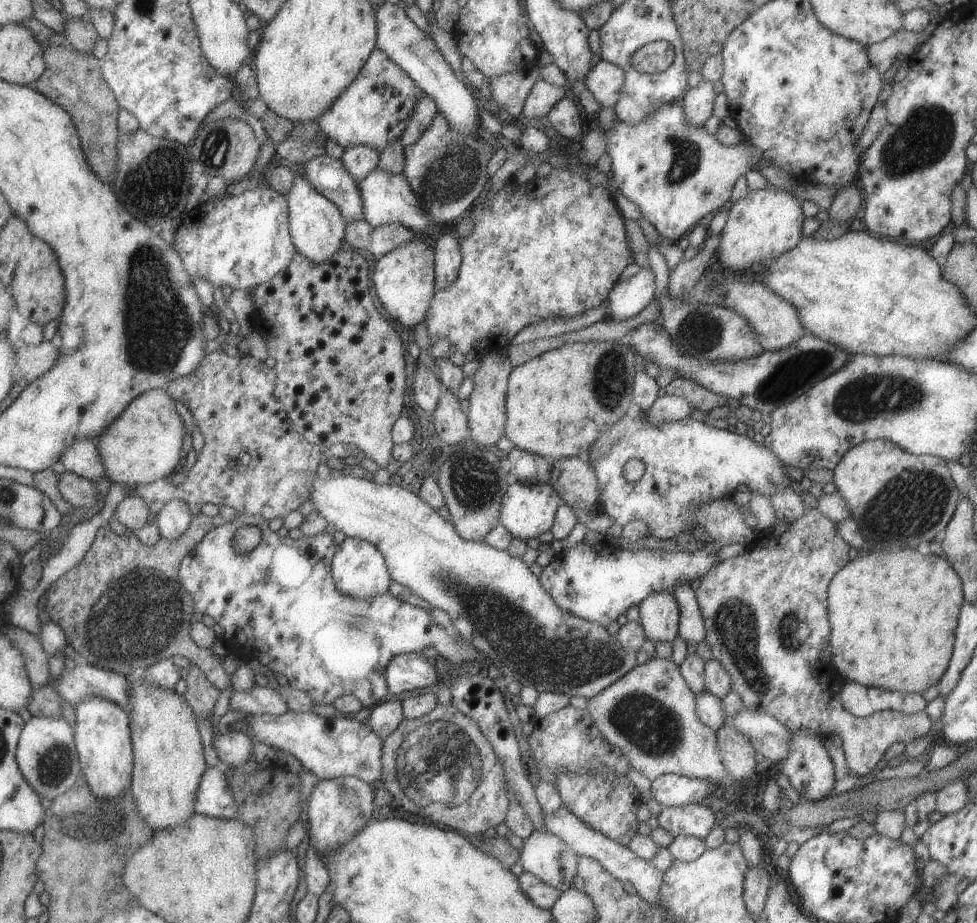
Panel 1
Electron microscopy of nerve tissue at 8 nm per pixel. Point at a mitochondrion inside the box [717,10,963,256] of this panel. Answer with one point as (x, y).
(925, 138)

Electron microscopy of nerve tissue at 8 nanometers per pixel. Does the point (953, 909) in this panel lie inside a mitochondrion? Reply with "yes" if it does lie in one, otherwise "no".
no

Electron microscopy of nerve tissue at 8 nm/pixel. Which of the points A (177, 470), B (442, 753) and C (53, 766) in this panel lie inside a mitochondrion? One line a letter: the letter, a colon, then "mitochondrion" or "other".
A: other
B: mitochondrion
C: mitochondrion

